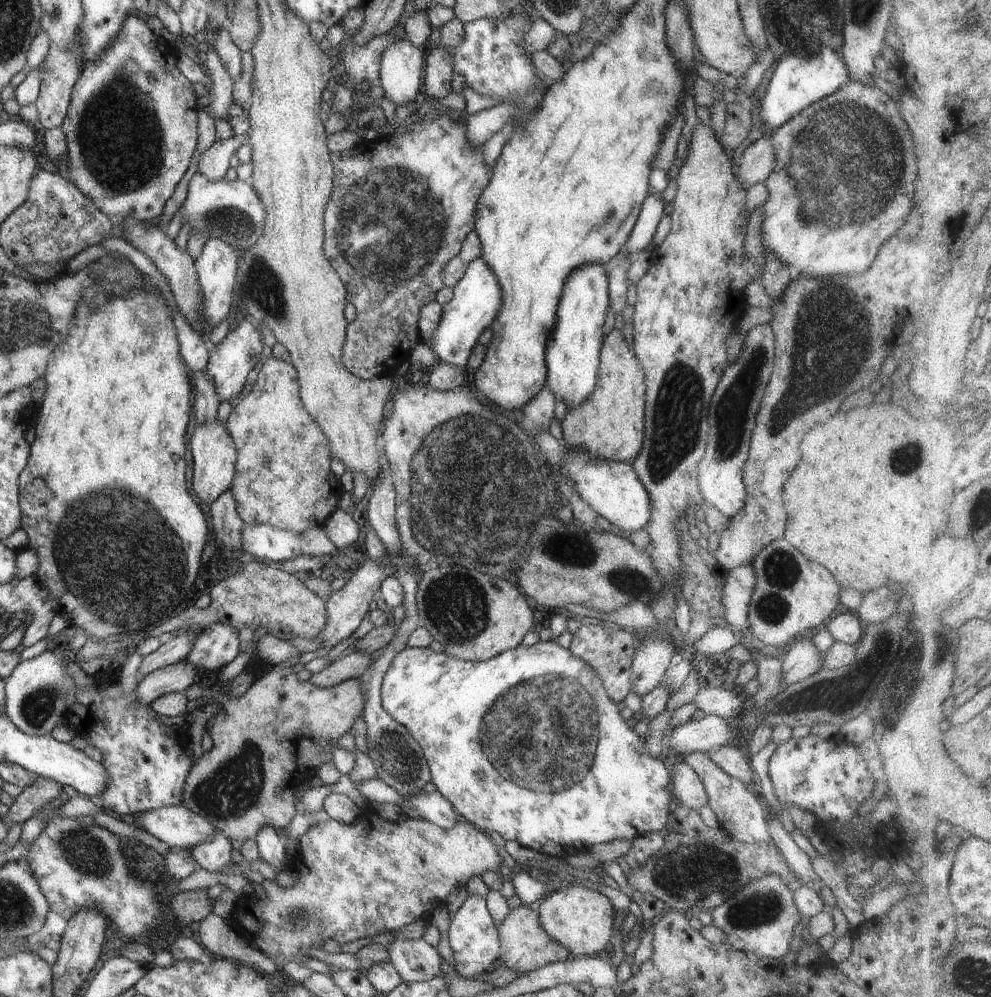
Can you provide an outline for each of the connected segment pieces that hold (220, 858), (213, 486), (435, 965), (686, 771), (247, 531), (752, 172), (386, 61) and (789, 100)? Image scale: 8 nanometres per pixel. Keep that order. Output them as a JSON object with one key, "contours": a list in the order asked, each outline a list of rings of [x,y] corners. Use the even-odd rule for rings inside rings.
{"contours":[[[[220,831],[212,836],[212,840],[206,840],[198,846],[194,846],[194,848],[189,849],[189,852],[201,868],[210,872],[213,870],[222,871],[232,863],[230,856],[230,852],[232,852],[231,840]]],[[[216,419],[210,424],[196,426],[192,436],[190,436],[189,443],[194,465],[193,489],[198,499],[208,505],[212,504],[216,498],[228,491],[233,483],[237,461],[237,450],[234,441],[230,438],[226,425]]],[[[424,939],[395,940],[386,945],[390,962],[403,981],[429,981],[442,974],[442,956],[438,948]]],[[[684,760],[671,764],[671,780],[676,803],[697,811],[708,804],[708,796],[702,779]]],[[[244,524],[241,546],[256,560],[269,563],[300,555],[322,556],[336,550],[336,544],[330,542],[323,527],[294,532],[265,524]]],[[[764,135],[750,144],[740,156],[735,176],[748,189],[756,182],[765,181],[776,166],[772,138]]],[[[407,38],[392,42],[380,56],[378,85],[384,90],[384,96],[394,103],[396,108],[409,104],[418,103],[423,97],[422,72],[425,69],[424,50],[414,46]]],[[[824,47],[816,56],[810,57],[784,54],[775,64],[774,74],[760,104],[764,132],[769,133],[770,130],[777,129],[809,104],[836,92],[837,88],[849,81],[850,74],[844,56],[841,52],[834,52],[832,48]]]]}

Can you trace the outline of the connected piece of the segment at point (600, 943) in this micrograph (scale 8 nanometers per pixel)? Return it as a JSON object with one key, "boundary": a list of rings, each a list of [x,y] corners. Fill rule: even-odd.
{"boundary":[[[577,883],[562,885],[540,904],[540,926],[553,941],[568,948],[570,958],[603,955],[610,950],[615,910],[612,902],[600,890],[595,891]]]}

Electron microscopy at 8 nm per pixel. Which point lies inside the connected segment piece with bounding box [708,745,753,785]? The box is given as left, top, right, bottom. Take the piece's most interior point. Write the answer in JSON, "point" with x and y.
{"point":[735,760]}

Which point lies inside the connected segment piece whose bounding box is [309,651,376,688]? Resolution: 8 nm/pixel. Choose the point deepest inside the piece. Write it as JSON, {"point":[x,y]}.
{"point":[352,666]}

